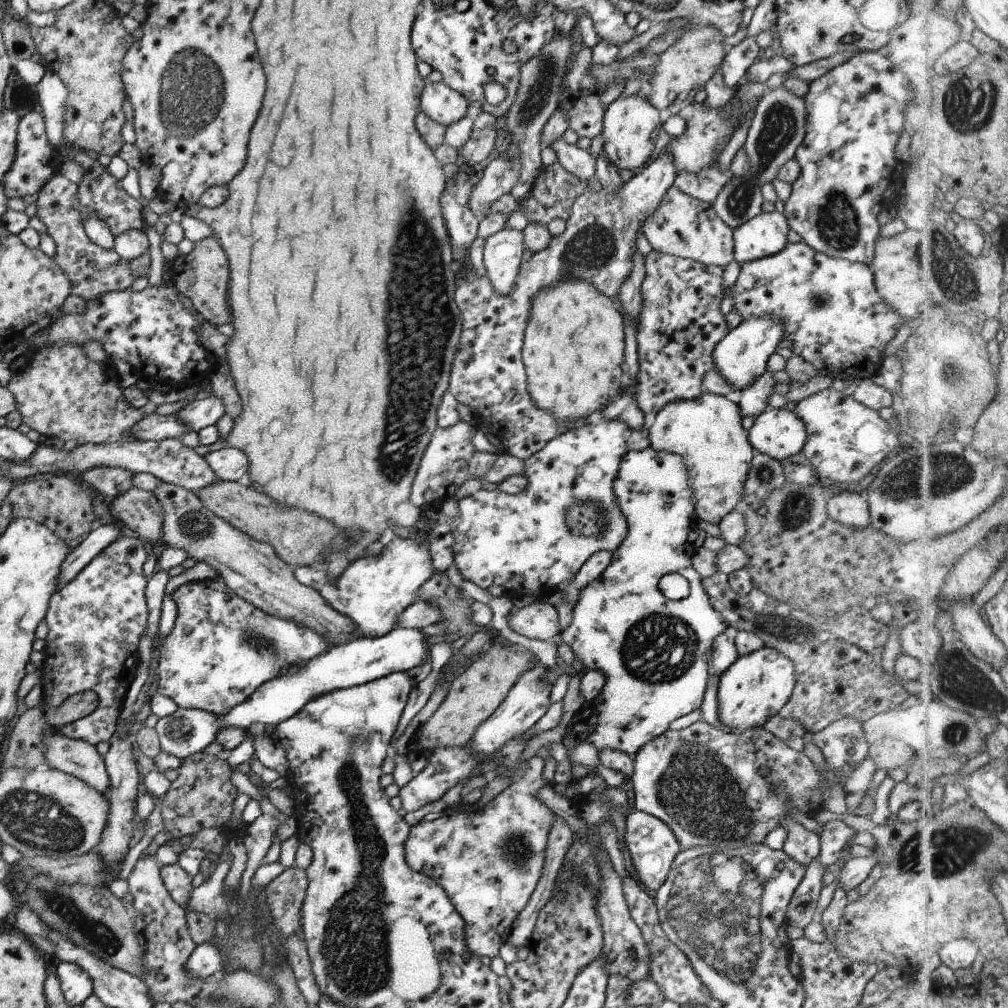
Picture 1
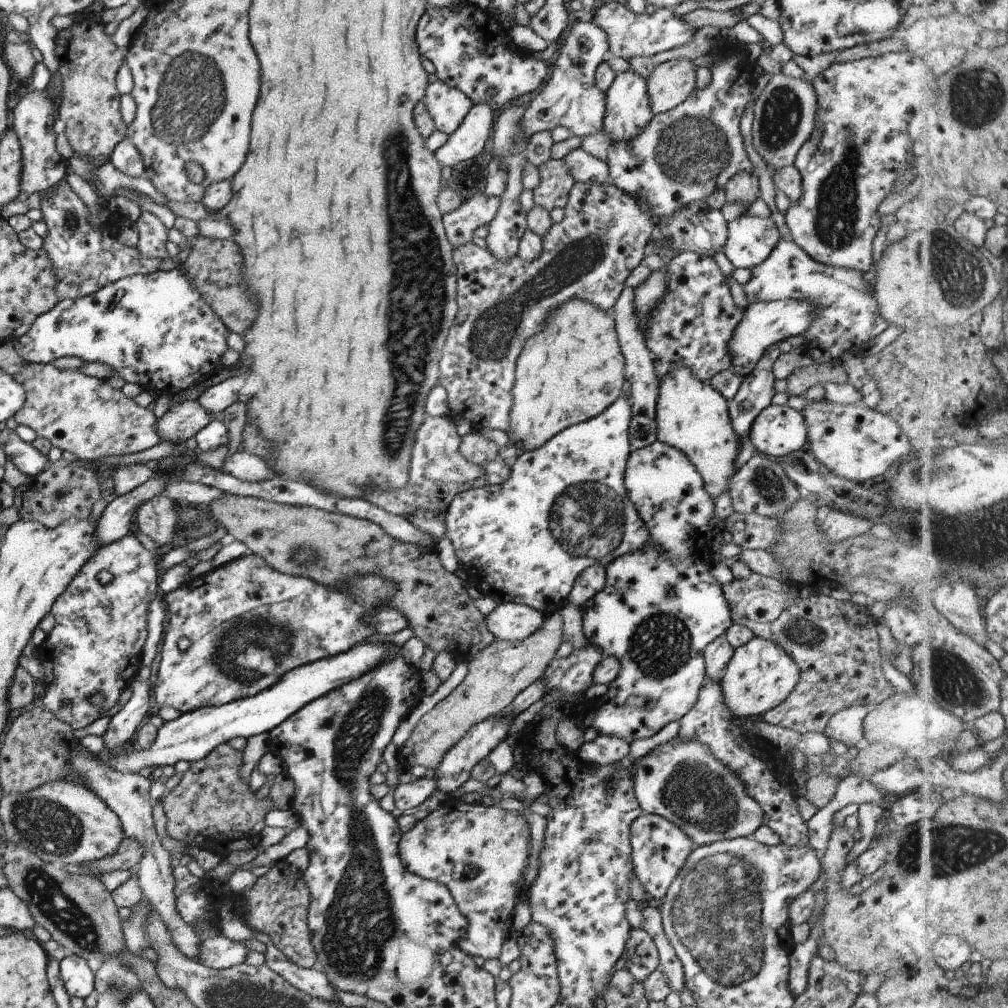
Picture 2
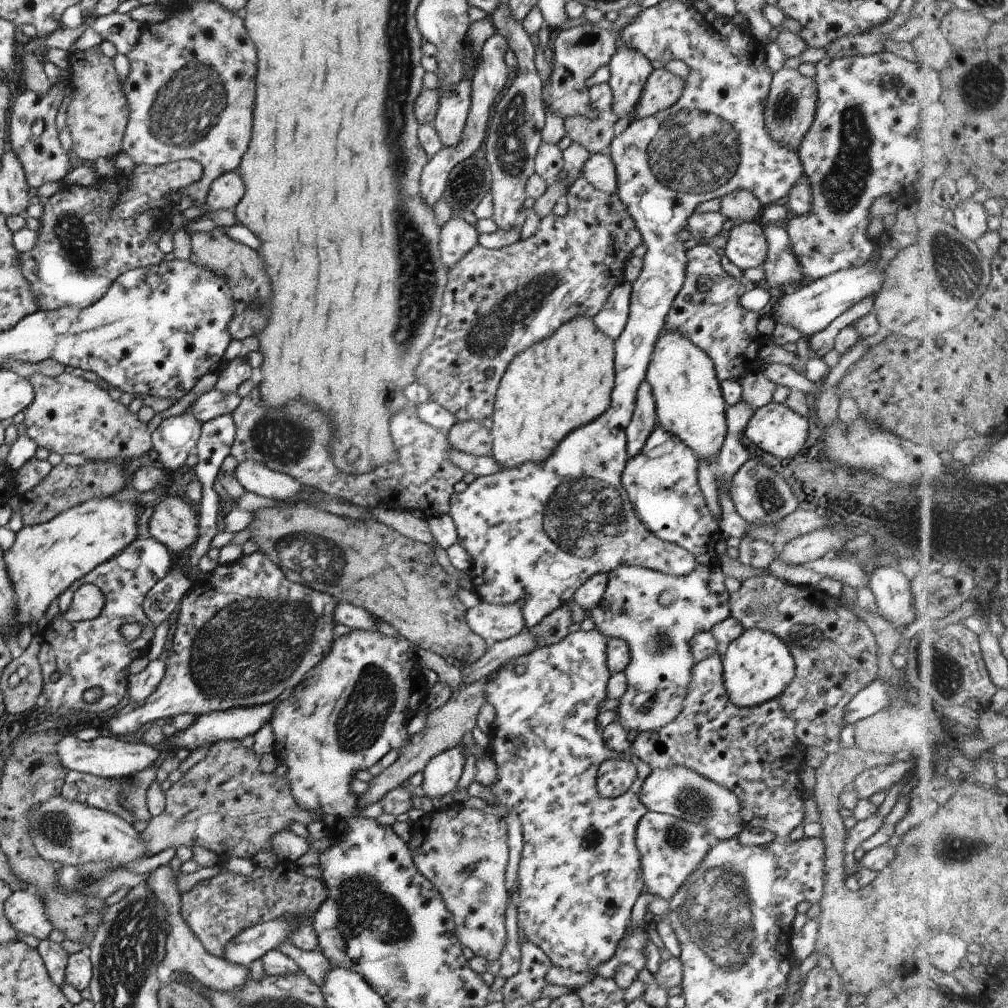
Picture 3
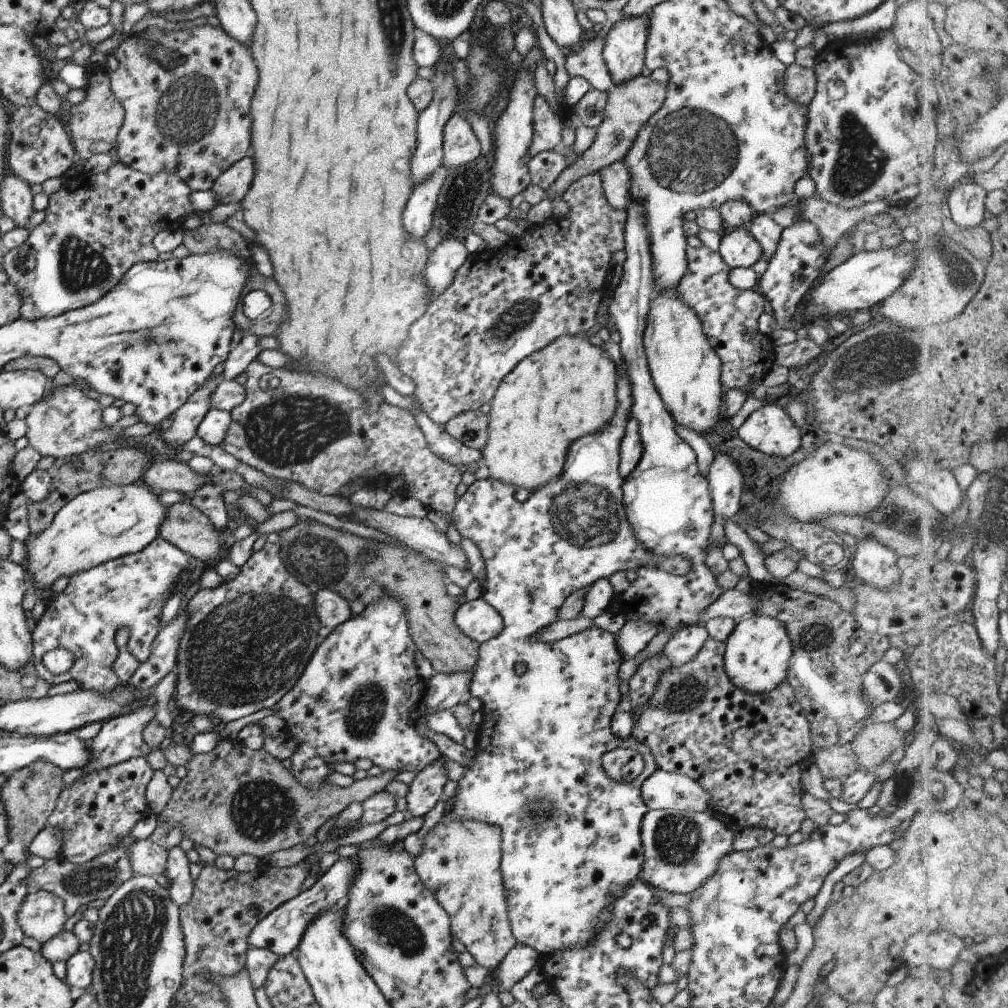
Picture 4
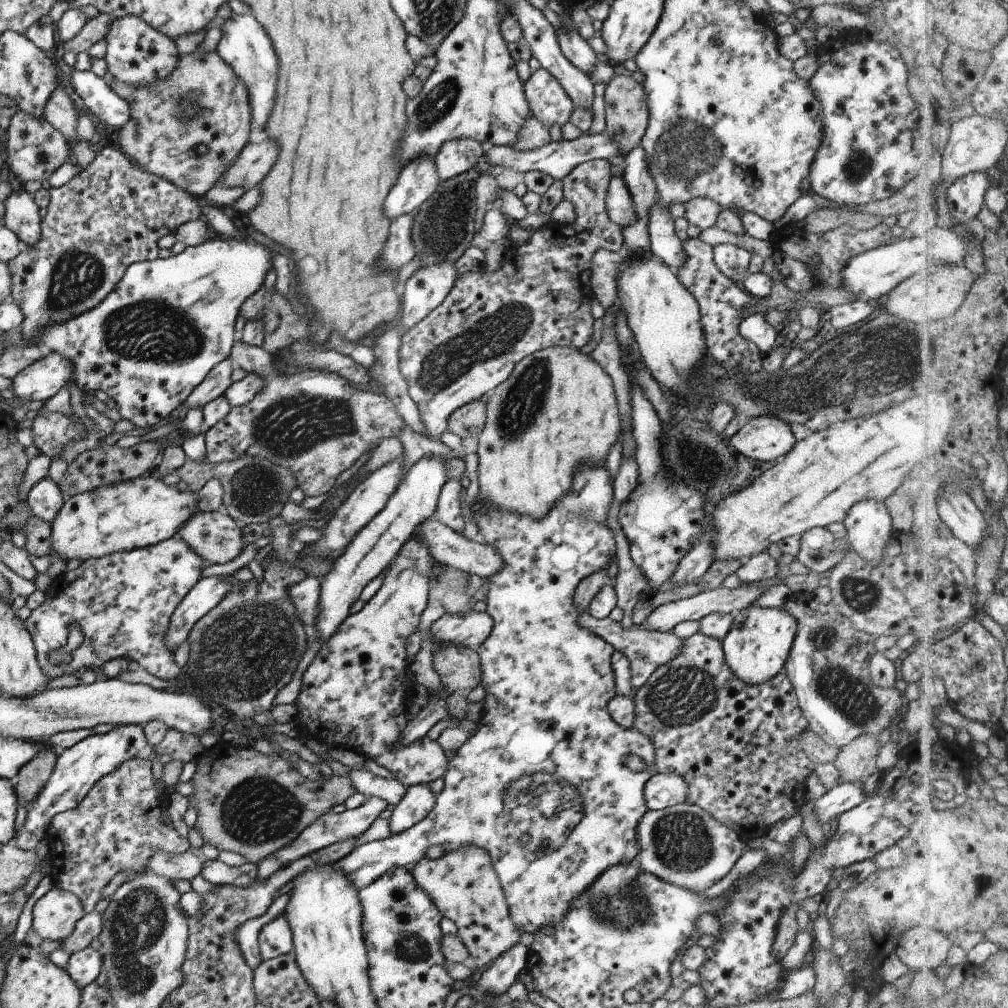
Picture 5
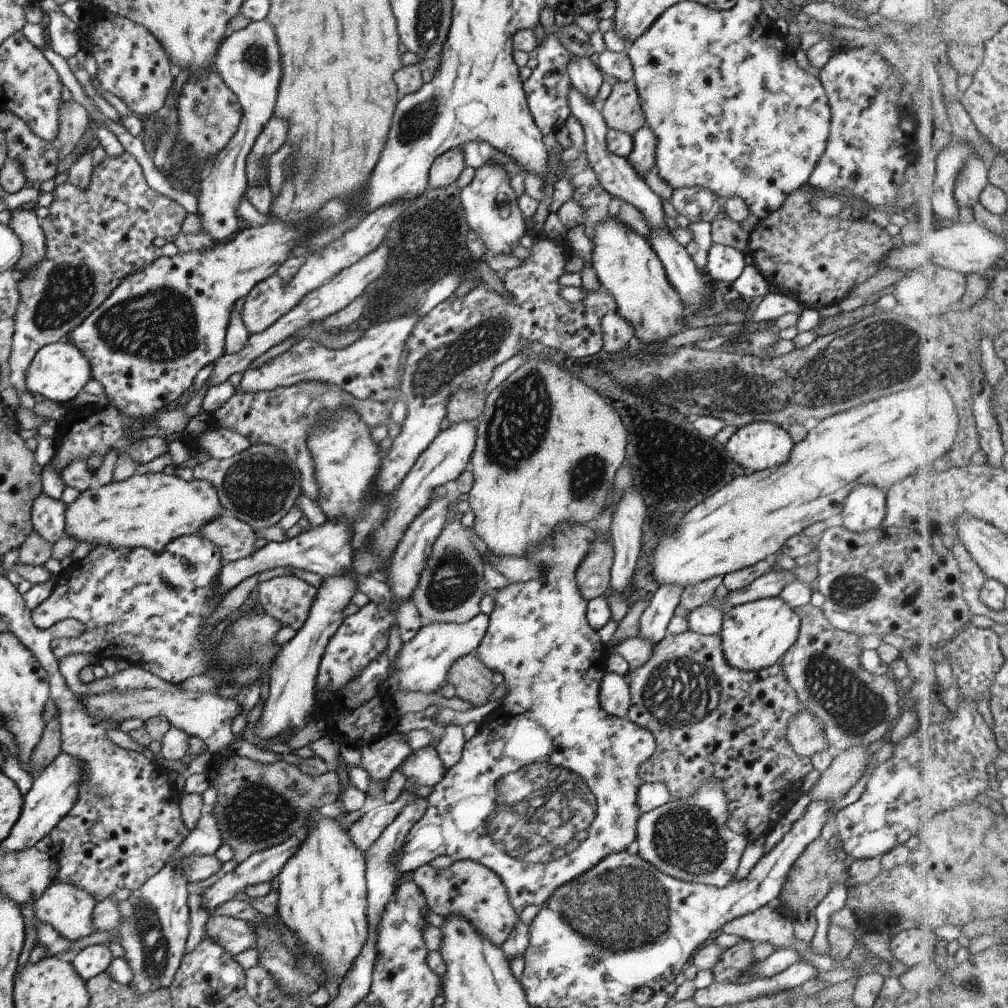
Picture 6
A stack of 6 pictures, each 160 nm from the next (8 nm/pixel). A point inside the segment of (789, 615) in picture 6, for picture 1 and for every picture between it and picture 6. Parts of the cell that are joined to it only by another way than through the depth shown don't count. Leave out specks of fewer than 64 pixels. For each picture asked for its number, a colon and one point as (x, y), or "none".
1: (756, 685)
2: (759, 675)
3: (756, 667)
4: (756, 653)
5: (757, 643)

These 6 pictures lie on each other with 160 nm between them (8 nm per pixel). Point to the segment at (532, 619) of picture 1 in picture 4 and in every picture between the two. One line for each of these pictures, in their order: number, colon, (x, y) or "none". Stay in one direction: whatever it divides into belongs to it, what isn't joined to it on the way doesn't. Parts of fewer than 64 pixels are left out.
2: (510, 622)
3: (493, 623)
4: (479, 621)

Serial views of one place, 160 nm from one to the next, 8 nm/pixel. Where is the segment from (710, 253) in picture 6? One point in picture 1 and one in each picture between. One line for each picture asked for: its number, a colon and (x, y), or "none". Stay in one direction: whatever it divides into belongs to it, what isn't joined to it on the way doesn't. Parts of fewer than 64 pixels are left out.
1: (763, 235)
2: (749, 240)
3: (745, 247)
4: (737, 248)
5: (732, 261)

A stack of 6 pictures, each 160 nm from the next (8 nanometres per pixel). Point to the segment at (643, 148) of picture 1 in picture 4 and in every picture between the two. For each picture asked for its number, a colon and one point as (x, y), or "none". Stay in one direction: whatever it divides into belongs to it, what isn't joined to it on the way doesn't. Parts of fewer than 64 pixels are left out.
2: (627, 110)
3: (628, 69)
4: (623, 52)

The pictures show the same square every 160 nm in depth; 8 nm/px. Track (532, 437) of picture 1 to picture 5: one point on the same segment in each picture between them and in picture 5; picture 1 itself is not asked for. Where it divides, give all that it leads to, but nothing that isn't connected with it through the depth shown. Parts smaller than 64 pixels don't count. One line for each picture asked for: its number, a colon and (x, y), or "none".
2: (588, 255)
3: (496, 302)
4: (500, 306)
5: (468, 344)

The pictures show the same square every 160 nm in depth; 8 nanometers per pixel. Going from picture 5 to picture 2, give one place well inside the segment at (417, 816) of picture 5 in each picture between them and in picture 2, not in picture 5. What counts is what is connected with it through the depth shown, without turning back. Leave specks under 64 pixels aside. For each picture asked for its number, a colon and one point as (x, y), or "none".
2: (454, 769)
3: (440, 774)
4: (425, 789)

